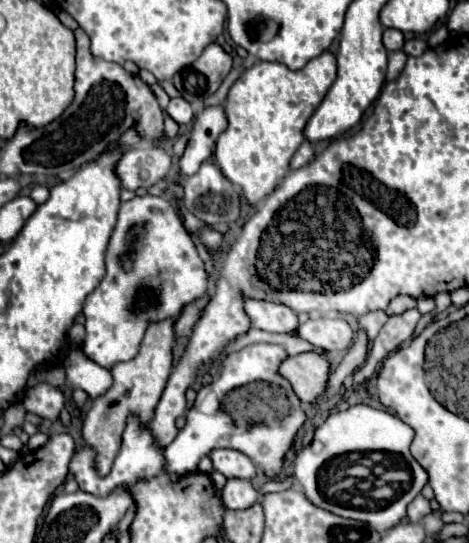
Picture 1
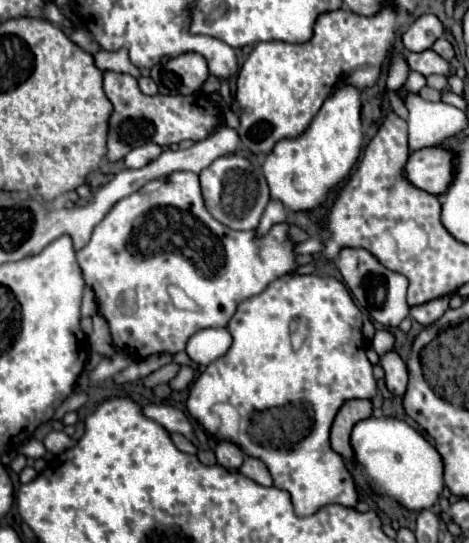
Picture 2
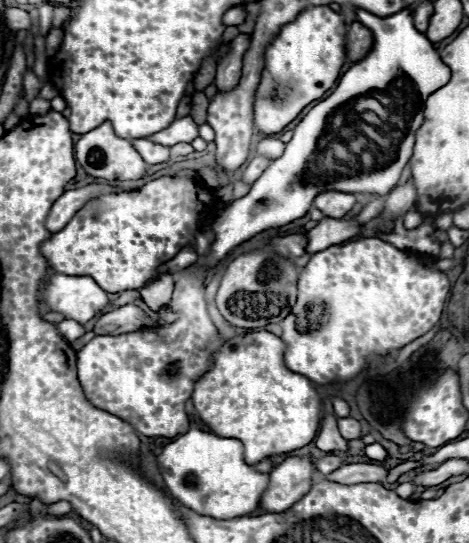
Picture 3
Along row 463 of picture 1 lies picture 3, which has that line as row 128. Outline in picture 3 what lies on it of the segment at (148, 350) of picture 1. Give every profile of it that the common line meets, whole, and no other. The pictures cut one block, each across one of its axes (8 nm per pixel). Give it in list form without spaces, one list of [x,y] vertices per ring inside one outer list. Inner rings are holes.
[[[104,122],[102,126],[82,134],[82,138],[74,146],[76,162],[96,178],[106,178],[106,180],[138,180],[146,174],[146,162],[140,158],[136,148],[132,146],[132,140],[120,138],[114,134],[112,124]]]

